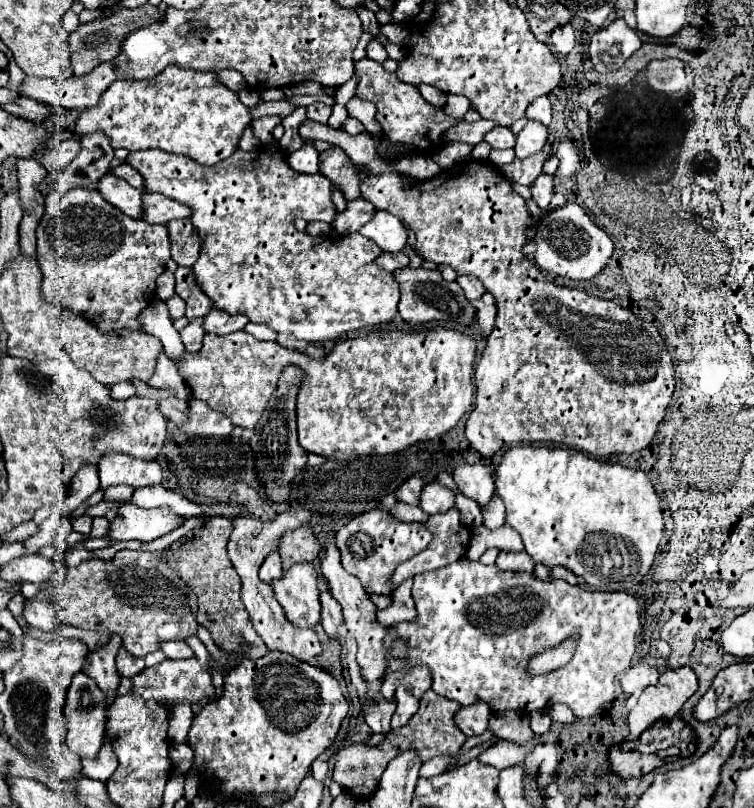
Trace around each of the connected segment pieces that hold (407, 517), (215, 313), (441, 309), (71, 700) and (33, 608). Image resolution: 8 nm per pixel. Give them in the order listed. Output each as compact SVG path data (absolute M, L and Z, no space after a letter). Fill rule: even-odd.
M397 501L395 507L390 509L389 513L404 522L424 523L429 518L429 515L424 513L418 506L411 506L401 501Z
M212 308L204 316L204 330L220 334L220 336L236 332L236 330L244 328L246 324L248 324L248 318L244 314L228 314L228 312L216 310L216 308Z
M406 266L404 270L394 270L392 274L396 276L398 286L400 286L400 294L402 294L400 304L398 304L398 312L406 322L418 324L418 322L430 322L430 320L444 320L444 322L468 326L474 320L476 310L466 300L462 288L456 282L442 280L440 272Z
M84 680L78 688L68 690L68 700L64 708L64 722L68 728L66 744L74 754L80 754L80 758L96 758L104 744L104 726L106 726L106 702L102 702L104 694L100 688L96 688L96 682Z
M26 600L24 608L24 618L28 620L30 626L42 630L42 632L54 632L58 628L58 616L56 608L52 602L36 602L36 600Z

